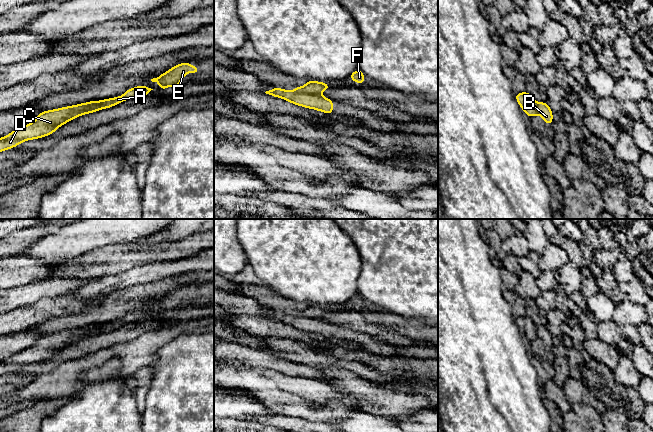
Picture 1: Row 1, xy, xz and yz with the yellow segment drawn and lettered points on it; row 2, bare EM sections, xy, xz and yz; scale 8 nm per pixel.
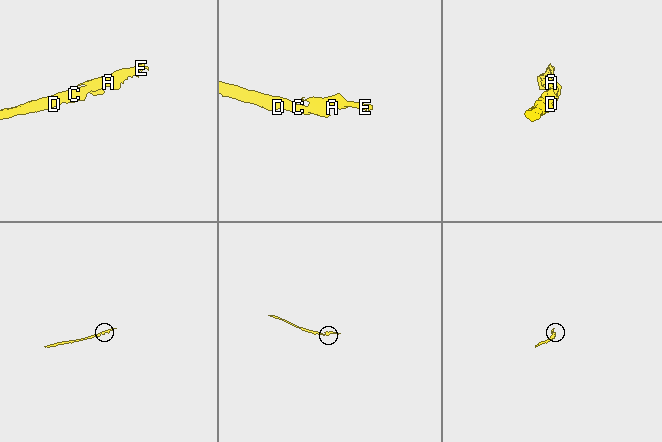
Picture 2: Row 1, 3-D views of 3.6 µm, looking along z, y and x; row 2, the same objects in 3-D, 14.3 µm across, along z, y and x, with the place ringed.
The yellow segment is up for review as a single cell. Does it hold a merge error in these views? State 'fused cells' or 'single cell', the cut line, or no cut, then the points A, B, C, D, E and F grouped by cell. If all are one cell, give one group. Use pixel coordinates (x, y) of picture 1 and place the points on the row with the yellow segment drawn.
fused cells | xz (294, 90), (318, 94) | A E F / B C D

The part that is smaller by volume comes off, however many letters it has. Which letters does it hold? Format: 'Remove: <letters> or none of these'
Remove: A, E, F

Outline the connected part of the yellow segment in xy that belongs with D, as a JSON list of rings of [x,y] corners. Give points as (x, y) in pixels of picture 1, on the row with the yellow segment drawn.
[[[78,104],[49,111],[42,111],[30,124],[13,130],[0,138],[0,152],[18,146],[25,140],[32,140],[53,134],[63,124],[82,115],[85,105]]]

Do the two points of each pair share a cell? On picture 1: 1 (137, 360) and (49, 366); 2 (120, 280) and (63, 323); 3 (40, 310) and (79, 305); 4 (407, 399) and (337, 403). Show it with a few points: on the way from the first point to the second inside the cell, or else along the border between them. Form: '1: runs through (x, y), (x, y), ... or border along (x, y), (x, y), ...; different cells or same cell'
1: border along (60, 363), (51, 371), (36, 376); different cells
2: border along (108, 294), (103, 297); different cells
3: runs through (50, 307), (69, 305); same cell
4: border along (336, 389), (350, 394), (362, 410); different cells

